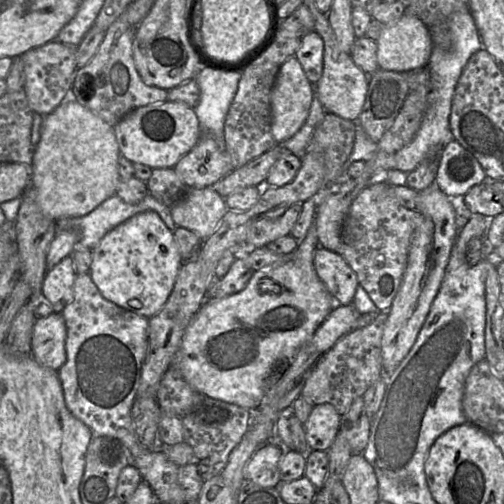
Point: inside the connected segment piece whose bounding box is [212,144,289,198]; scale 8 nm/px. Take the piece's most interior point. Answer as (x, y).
(254, 172)

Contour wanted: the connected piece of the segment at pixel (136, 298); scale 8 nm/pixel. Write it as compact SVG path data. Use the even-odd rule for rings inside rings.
M148 210L129 218L101 239L92 250L90 275L104 298L126 310L151 318L166 303L182 264L183 260L173 231L165 225L157 212Z

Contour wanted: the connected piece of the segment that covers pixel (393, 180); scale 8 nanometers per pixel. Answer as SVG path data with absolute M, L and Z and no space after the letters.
M467 3L465 9L455 12L449 17L448 30L452 39L452 46L447 50L439 48L432 50L427 63L431 78L428 106L413 140L394 155L394 169L388 171L387 179L391 185L405 186L408 173L413 171L422 161L434 158L453 139L449 127L449 117L454 91L467 61L483 45Z

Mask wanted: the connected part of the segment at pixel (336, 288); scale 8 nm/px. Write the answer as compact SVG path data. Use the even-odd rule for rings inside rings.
M318 246L313 255L318 277L332 295L336 304L352 304L358 279L356 273L337 252Z

